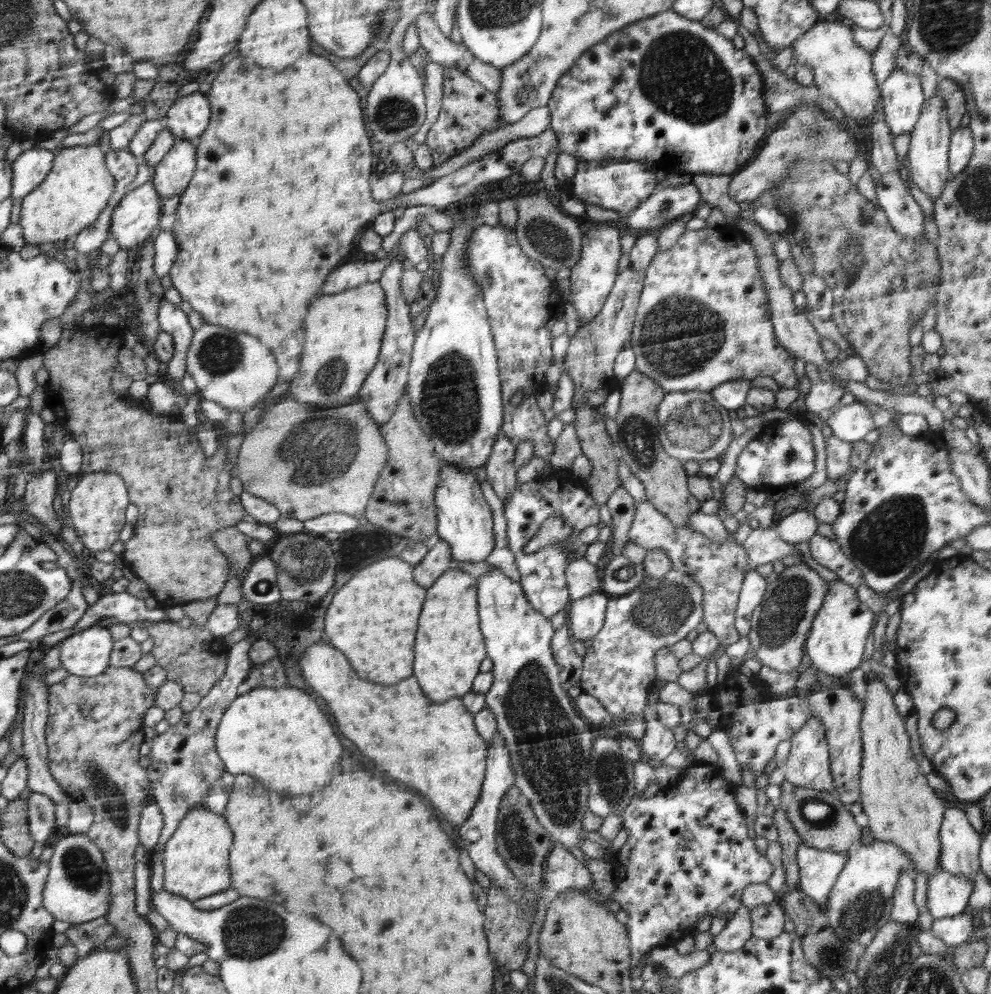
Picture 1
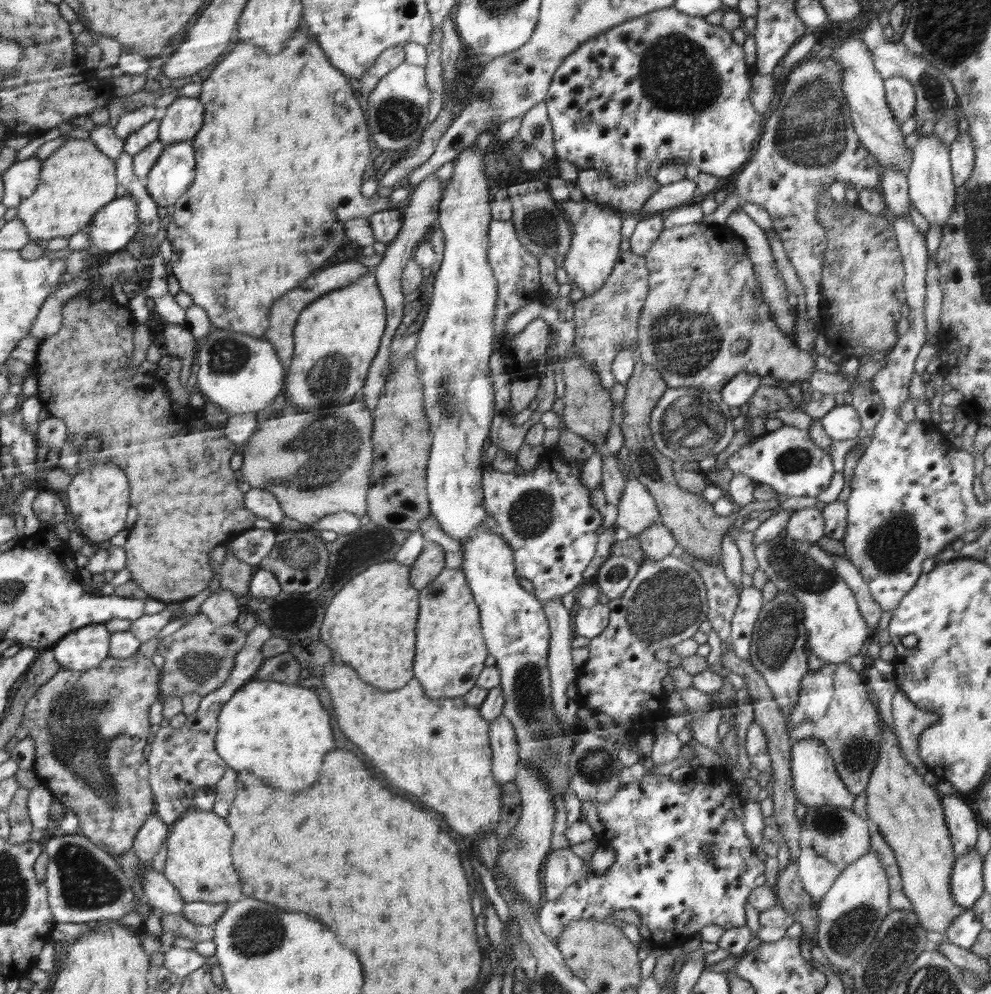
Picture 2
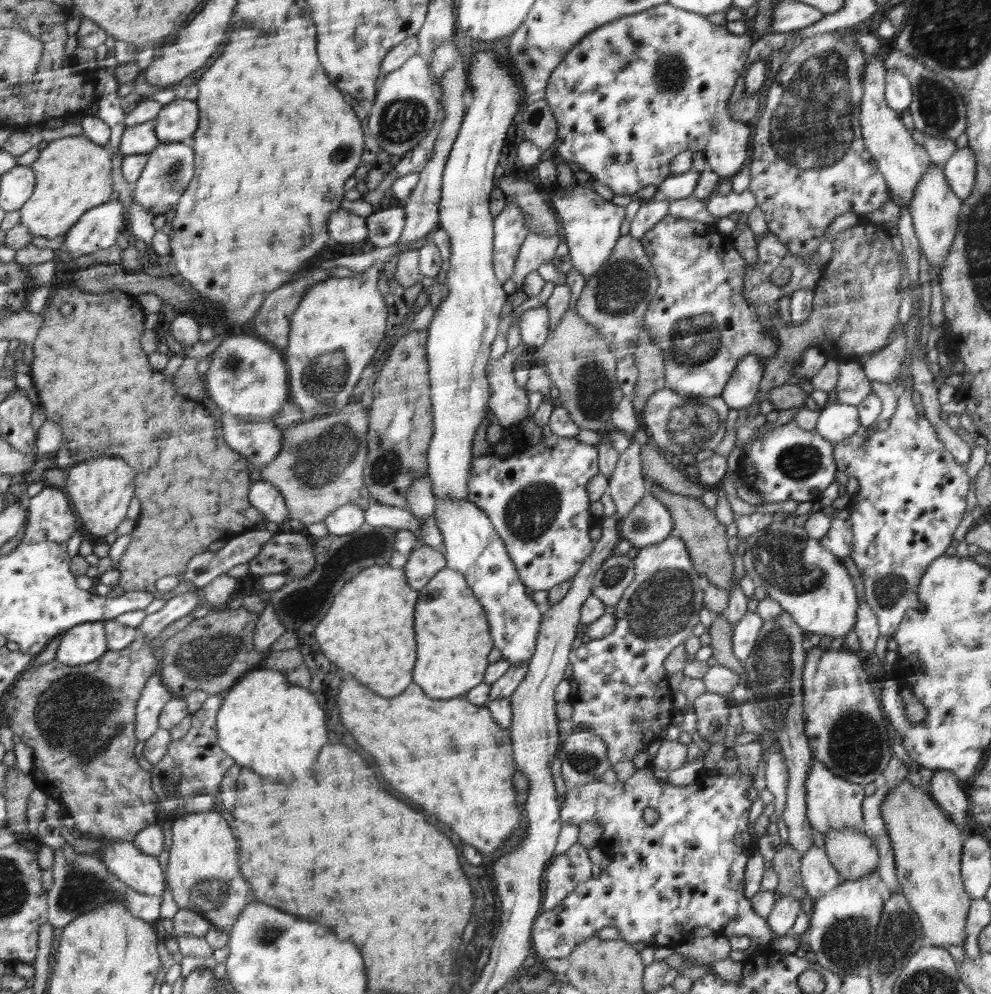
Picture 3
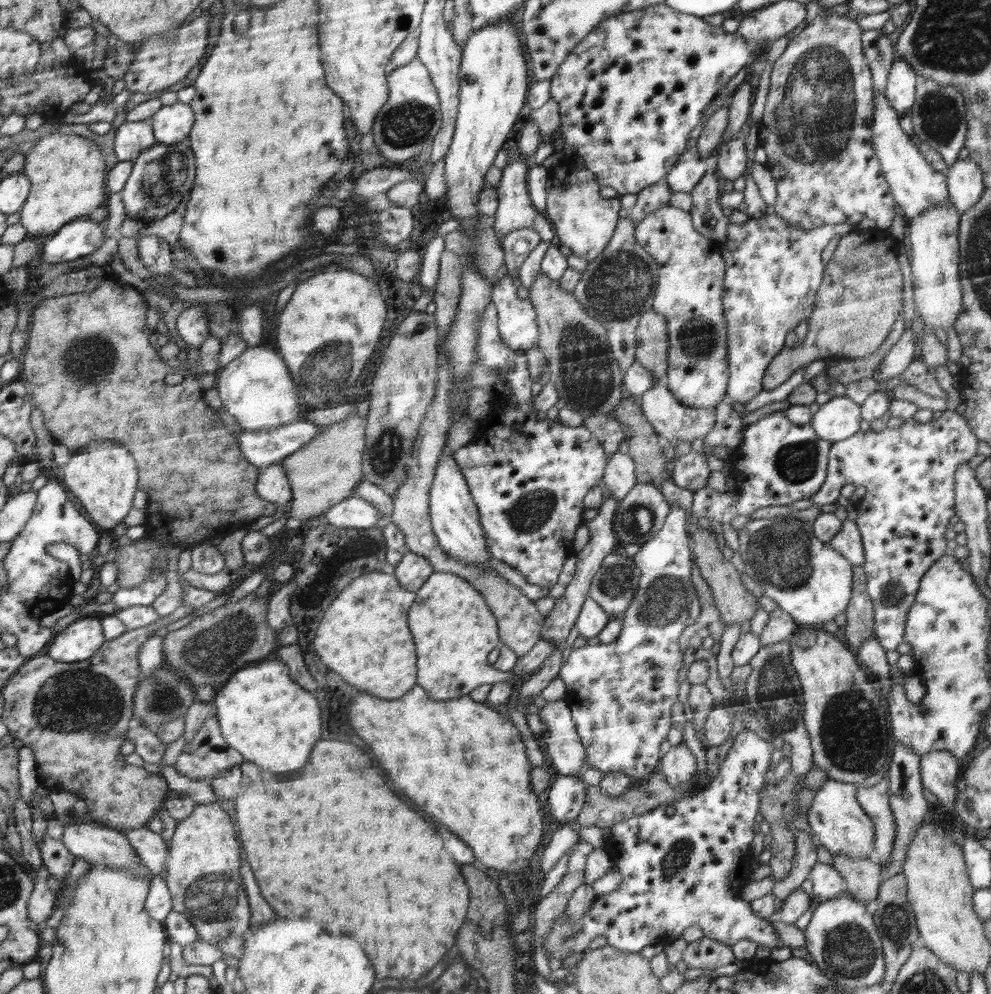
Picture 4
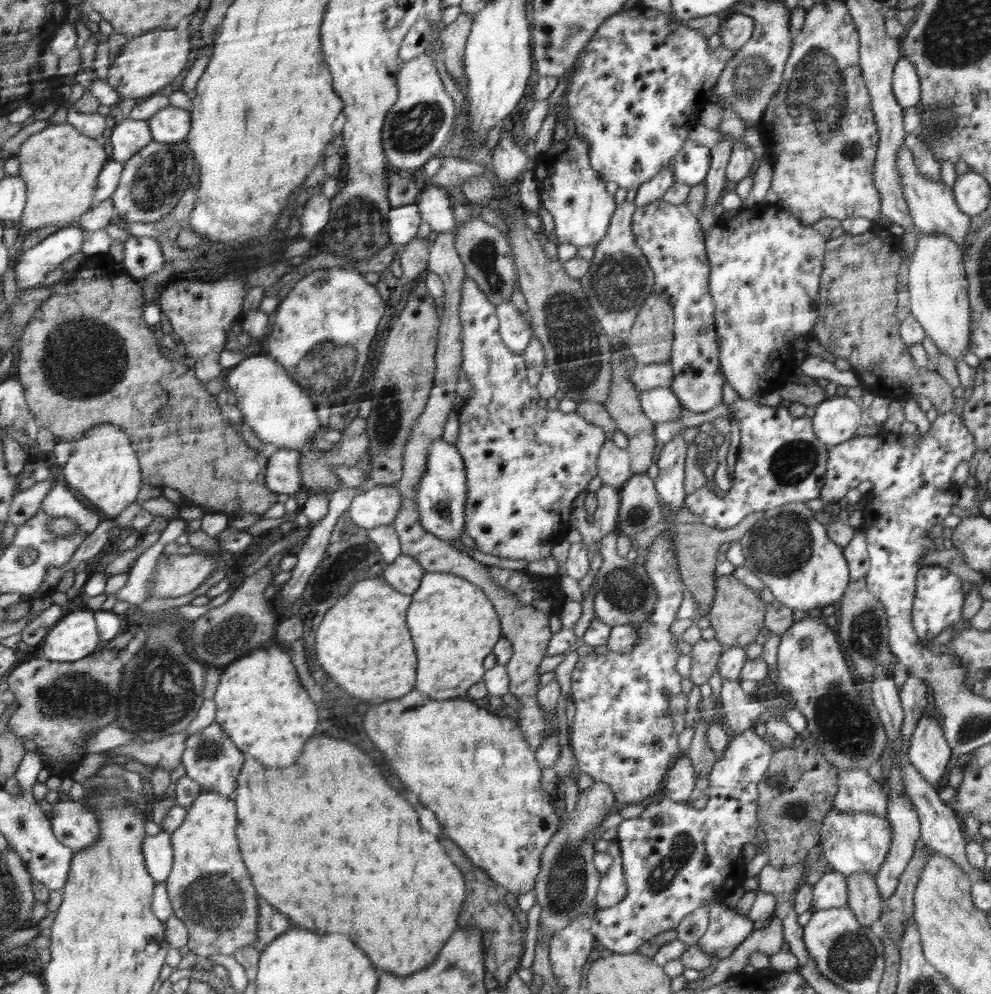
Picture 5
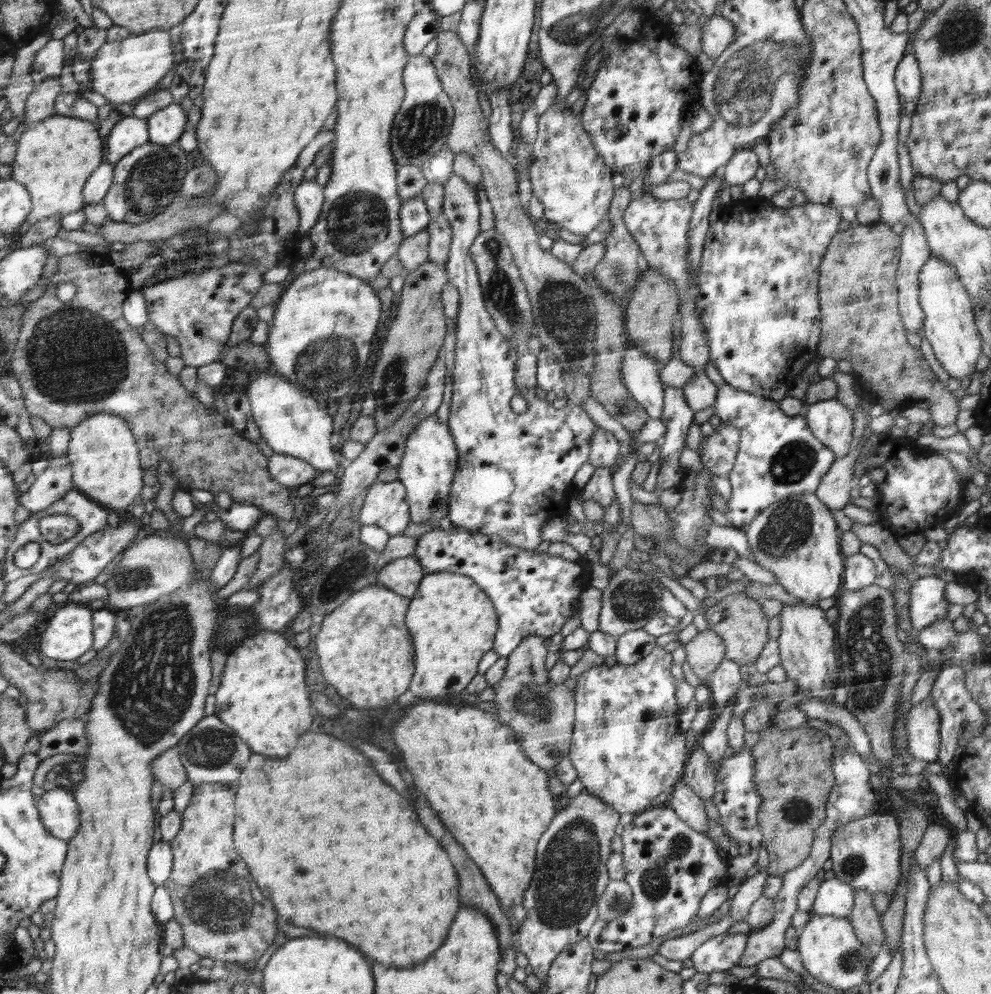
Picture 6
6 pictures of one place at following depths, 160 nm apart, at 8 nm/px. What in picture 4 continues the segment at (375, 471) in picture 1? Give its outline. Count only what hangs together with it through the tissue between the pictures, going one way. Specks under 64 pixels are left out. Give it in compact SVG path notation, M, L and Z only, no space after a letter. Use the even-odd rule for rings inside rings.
M356 414L350 419L321 427L323 430L311 442L280 462L292 491L287 515L300 519L305 524L322 516L329 508L342 503L342 500L356 495L356 486L364 479L361 466L366 450L364 448L366 417Z

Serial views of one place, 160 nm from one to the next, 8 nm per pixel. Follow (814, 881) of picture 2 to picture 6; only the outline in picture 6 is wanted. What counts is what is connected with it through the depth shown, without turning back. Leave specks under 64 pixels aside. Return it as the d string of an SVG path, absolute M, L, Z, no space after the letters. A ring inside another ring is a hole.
M836 877L821 881L810 910L813 915L832 915L847 918L851 915L856 899L856 890Z

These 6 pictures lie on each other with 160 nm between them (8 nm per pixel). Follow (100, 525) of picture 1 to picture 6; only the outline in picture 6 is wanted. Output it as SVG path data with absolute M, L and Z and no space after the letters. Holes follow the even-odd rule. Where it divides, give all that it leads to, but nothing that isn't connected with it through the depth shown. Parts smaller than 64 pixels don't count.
M98 414L90 416L90 420L81 420L70 431L71 439L66 455L73 469L75 489L86 492L87 496L92 496L114 511L132 505L144 488L144 474L140 468L136 440L128 424L120 416Z

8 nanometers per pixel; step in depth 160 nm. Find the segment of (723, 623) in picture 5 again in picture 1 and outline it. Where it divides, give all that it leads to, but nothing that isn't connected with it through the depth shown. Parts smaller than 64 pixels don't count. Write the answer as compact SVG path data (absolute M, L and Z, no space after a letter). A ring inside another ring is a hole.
M634 370L620 383L620 394L619 411L615 418L620 438L618 456L645 486L647 501L669 517L678 528L689 528L689 515L700 511L702 503L689 490L684 460L668 456L661 447L658 436L661 423L657 419L657 410L665 398L664 389L643 372Z

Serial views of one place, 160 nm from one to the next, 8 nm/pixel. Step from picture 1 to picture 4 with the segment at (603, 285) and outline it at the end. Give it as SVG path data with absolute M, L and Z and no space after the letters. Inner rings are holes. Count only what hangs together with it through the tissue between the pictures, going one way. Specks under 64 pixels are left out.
M572 162L570 172L549 173L550 186L546 188L547 220L554 226L556 241L572 250L574 256L584 258L587 263L596 260L598 256L609 246L610 239L618 226L618 212L620 212L620 200L616 198L606 199L600 196L600 186L593 172L585 167L578 168L576 162ZM558 178L564 182L558 186Z

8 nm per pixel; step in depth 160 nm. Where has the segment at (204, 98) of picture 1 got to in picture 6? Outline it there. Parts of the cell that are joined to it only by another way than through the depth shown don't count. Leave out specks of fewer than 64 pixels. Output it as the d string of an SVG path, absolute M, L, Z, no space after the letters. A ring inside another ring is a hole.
M174 102L156 111L147 119L149 120L150 142L164 145L176 143L189 123L187 112L180 107L180 104Z

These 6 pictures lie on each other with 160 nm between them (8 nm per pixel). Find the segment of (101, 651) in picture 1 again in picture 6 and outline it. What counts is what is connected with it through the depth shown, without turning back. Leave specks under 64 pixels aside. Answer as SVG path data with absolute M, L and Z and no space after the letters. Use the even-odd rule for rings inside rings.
M65 605L53 612L42 634L41 650L56 660L76 660L92 646L92 612L88 606Z

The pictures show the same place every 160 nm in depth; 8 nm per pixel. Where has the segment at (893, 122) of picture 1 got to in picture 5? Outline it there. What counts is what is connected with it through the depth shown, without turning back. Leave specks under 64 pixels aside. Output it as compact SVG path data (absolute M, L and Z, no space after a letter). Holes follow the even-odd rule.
M901 57L893 70L892 92L904 109L916 106L921 100L921 79L913 61Z

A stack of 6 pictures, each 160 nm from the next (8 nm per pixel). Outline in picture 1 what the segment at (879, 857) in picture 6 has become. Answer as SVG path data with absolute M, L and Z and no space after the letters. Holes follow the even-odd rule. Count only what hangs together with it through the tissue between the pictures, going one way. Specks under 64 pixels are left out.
M810 717L806 725L790 738L792 748L784 772L786 782L794 786L835 792L825 728L818 717Z

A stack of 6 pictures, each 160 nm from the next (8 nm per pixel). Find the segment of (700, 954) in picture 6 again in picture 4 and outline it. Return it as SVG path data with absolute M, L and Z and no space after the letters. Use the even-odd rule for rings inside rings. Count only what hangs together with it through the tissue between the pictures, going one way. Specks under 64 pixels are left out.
M744 729L734 738L734 745L708 787L680 800L661 804L640 816L626 818L611 827L606 847L611 850L619 868L621 885L610 894L595 894L592 906L579 918L579 922L571 922L567 912L559 915L543 942L553 964L574 952L584 952L596 936L605 936L608 946L639 953L650 944L664 942L666 945L666 942L676 940L686 928L694 925L703 930L704 937L713 938L726 946L744 939L770 948L780 946L780 938L768 918L758 916L750 910L749 901L738 898L749 879L748 875L744 876L742 864L750 852L754 836L752 824L758 816L760 790L764 786L774 748L766 742L766 738L758 738L758 733Z

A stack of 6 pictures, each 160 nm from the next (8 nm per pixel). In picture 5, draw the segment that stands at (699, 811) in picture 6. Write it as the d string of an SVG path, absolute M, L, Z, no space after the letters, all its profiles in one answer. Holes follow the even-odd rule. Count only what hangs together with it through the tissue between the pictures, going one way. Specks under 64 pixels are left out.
M683 756L682 759L674 761L674 767L666 774L665 785L669 791L669 798L674 802L691 803L697 776L690 759Z

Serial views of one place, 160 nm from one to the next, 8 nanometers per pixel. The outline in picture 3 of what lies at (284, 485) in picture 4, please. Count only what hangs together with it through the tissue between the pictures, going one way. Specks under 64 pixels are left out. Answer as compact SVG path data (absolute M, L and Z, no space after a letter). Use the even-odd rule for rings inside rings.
M259 479L250 491L250 504L266 515L266 521L282 523L287 517L287 506L281 492L271 482Z

